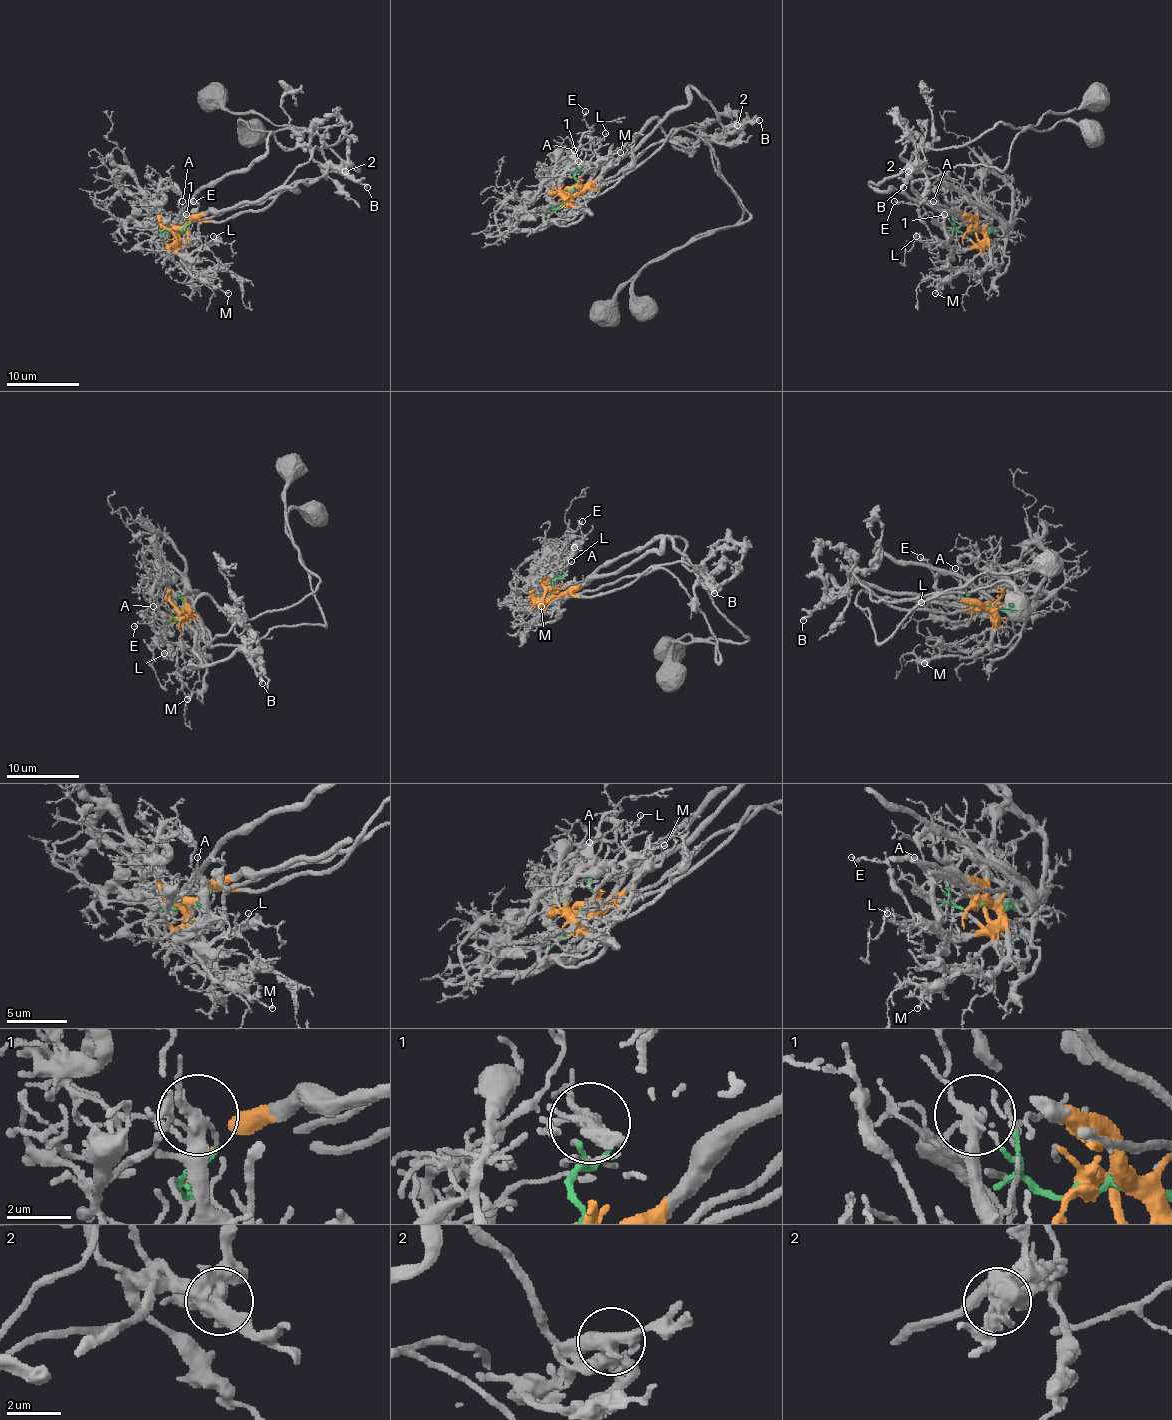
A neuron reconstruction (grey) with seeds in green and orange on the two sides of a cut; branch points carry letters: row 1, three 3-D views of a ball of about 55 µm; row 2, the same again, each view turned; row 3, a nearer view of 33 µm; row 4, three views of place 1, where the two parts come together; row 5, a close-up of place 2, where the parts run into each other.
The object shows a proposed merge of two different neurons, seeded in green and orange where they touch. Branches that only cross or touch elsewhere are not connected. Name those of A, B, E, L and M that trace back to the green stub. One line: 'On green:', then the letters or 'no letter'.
On green: no letter

